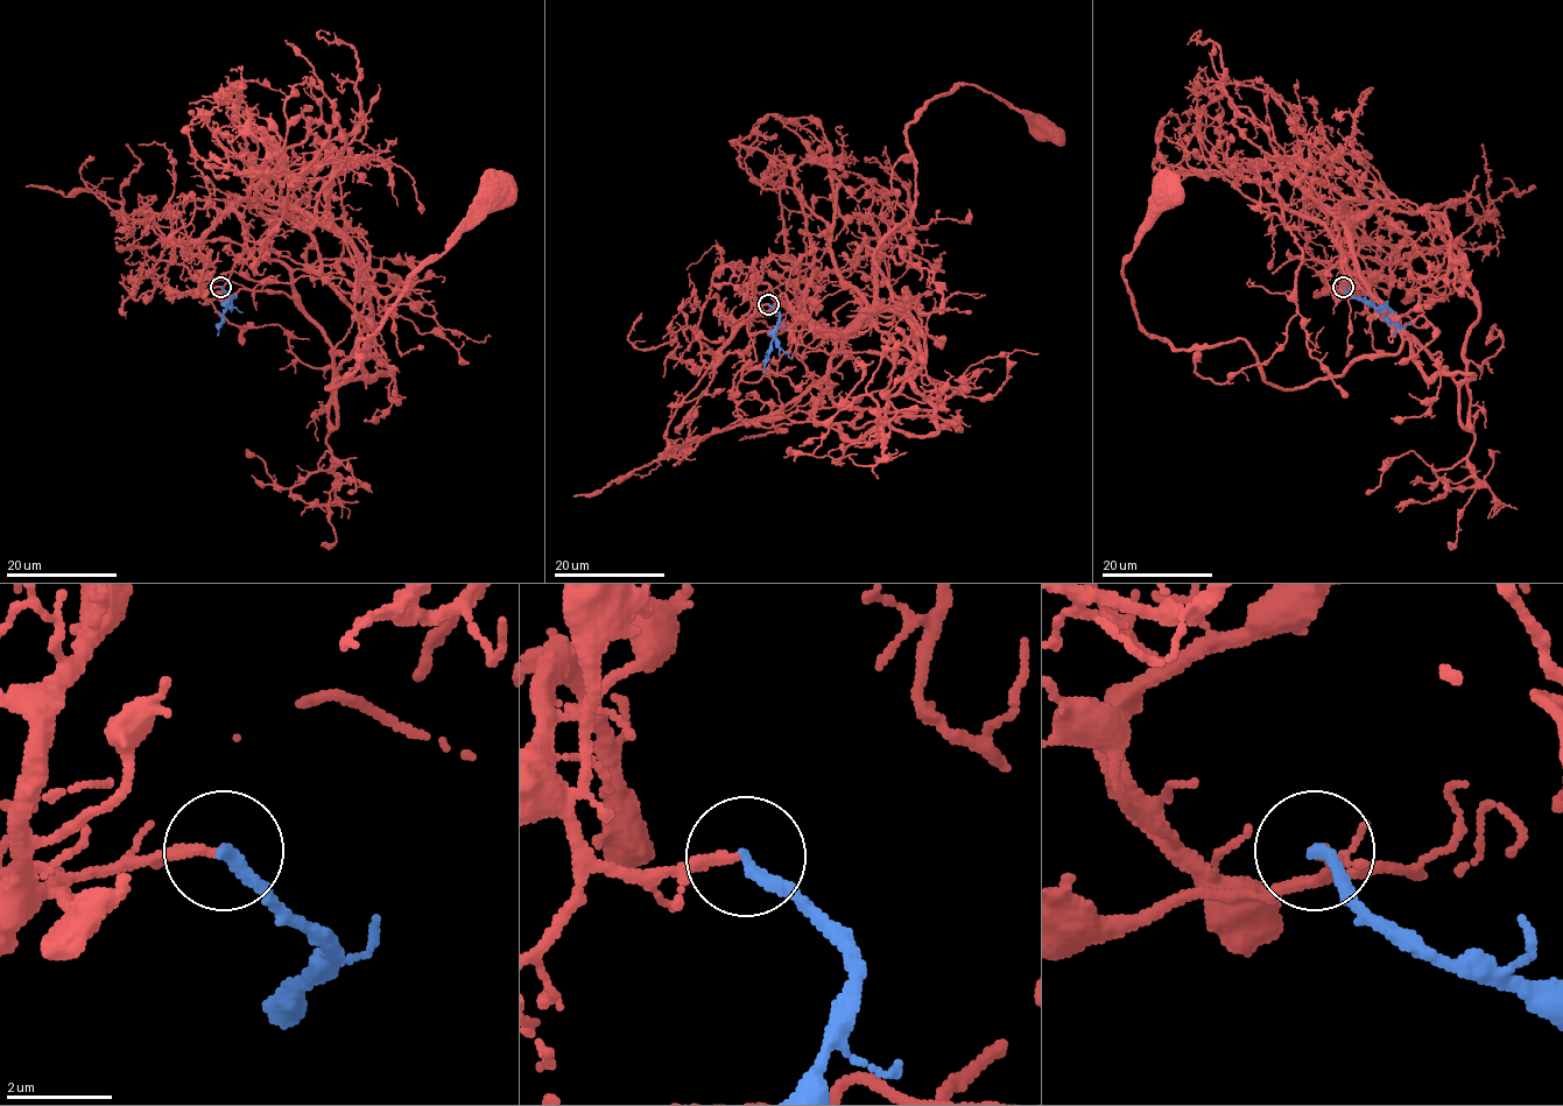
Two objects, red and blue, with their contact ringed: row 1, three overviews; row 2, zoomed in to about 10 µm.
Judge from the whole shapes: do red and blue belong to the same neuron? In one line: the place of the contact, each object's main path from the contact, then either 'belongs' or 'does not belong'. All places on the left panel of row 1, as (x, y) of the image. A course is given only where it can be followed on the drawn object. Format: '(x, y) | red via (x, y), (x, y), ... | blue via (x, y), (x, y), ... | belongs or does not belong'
(220, 287) | red via (220, 287), (199, 240), (243, 201), (321, 218), (330, 177), (360, 363), (490, 188) | blue via (220, 287), (231, 297), (216, 324) | belongs

